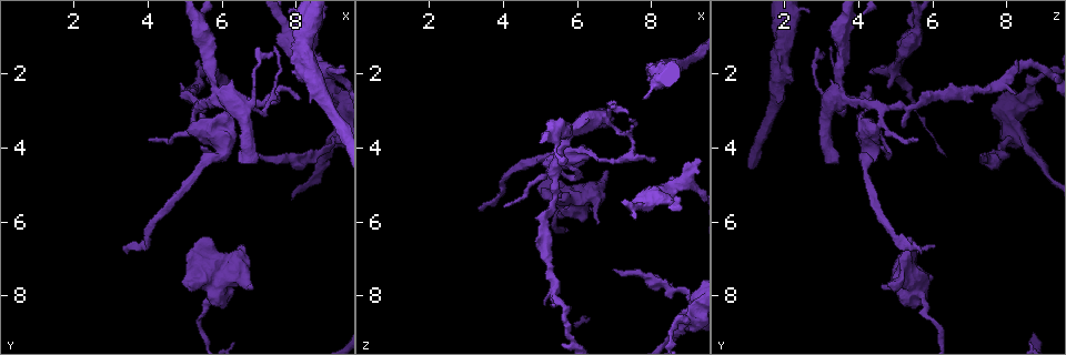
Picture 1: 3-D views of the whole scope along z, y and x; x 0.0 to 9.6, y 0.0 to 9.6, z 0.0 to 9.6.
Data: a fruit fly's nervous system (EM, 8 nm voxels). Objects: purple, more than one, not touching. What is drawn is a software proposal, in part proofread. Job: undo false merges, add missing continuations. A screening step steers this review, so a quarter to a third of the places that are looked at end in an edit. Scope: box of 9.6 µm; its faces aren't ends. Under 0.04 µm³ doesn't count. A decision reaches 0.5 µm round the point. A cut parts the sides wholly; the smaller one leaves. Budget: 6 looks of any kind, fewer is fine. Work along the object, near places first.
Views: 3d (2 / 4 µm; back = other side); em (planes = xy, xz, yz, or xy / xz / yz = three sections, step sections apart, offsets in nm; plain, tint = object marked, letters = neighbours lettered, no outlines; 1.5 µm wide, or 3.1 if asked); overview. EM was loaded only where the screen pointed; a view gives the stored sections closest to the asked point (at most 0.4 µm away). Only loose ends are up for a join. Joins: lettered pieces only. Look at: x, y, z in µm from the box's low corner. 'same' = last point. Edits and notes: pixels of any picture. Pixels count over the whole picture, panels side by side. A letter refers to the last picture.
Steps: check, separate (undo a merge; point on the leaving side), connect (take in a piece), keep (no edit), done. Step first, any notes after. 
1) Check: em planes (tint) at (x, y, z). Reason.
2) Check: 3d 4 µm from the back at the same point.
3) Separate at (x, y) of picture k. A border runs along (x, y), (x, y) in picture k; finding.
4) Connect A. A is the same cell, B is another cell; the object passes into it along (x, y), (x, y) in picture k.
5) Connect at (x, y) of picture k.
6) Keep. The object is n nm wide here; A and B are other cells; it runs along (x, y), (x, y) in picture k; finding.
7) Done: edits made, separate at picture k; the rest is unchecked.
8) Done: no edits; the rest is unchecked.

Check: em yz step 4 (tint) at (7.35, 1.50, 3.05). Branch stops here.

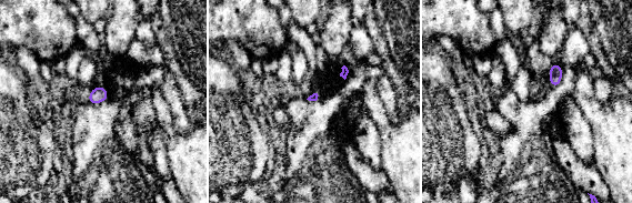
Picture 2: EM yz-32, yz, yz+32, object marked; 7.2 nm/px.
Check: em xz step 8 (letters) at the same point.

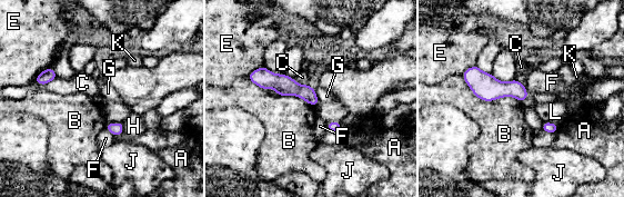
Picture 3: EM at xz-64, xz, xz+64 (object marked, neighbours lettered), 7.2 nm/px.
Keep. The longest contact is with B, 480 nm; A, B, C, E, F, G, H, J, K and L are other cells; it runs along (252, 76), (304, 91), (314, 101) in picture 3; no lettered piece goes on from it.

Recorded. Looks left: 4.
Check: em planes (letters) at (8.55, 2.35, 4.80). An open end.

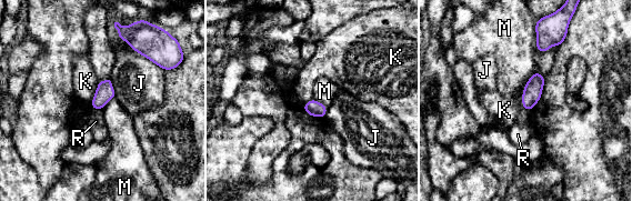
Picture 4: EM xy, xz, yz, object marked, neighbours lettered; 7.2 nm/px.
Keep. J, K, M and R are other cells; a border runs along (534, 27), (535, 46) in picture 4; none of them fits.

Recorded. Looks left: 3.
Check: 3d 2 µm at (6.80, 7.85, 4.65). Branch stops here.

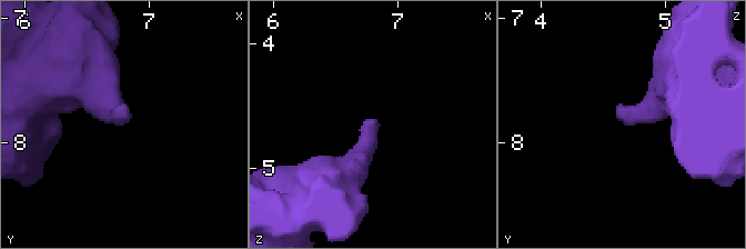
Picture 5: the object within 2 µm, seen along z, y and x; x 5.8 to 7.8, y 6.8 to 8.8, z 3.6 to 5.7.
Check: em planes (letters) at (6.84, 7.80, 4.64). Now the EM.

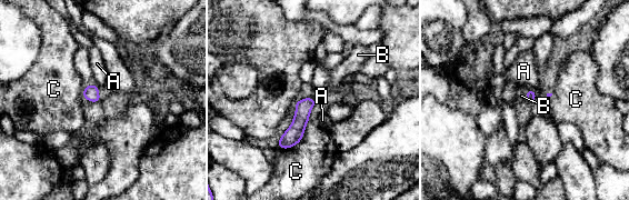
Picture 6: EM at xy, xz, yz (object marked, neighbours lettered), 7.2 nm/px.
Connect B. B is the same cell, A and C are other cells; the object passes into it along (90, 92), (98, 93), (105, 91) in picture 6; it goes on there.

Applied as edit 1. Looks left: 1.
Done: edits made, connect at picture 6; the rest is unchecked.

